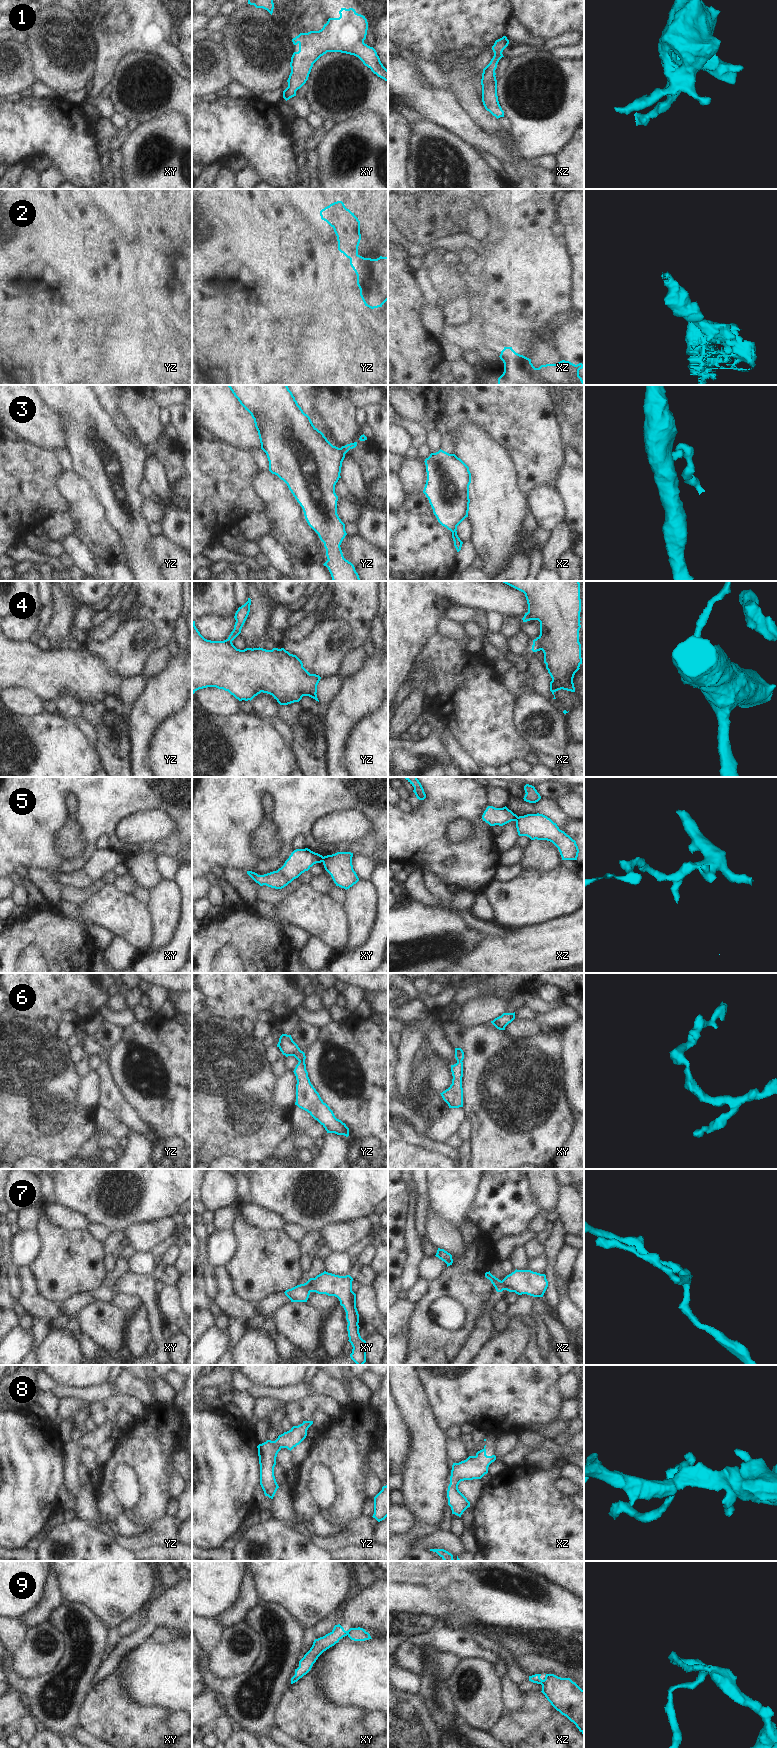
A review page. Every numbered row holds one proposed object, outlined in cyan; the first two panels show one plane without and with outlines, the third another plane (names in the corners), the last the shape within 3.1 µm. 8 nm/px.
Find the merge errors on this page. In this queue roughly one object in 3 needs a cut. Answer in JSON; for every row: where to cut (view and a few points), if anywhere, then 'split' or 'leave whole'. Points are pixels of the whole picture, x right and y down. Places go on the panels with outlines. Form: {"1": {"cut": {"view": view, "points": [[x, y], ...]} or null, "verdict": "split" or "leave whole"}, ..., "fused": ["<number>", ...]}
{"1": {"cut": null, "verdict": "leave whole"}, "2": {"cut": null, "verdict": "leave whole"}, "3": {"cut": null, "verdict": "leave whole"}, "4": {"cut": {"view": "yz", "points": [[228, 638], [231, 641]]}, "verdict": "split"}, "5": {"cut": {"view": "xy", "points": [[323, 857], [321, 861]]}, "verdict": "split"}, "6": {"cut": null, "verdict": "leave whole"}, "7": {"cut": null, "verdict": "leave whole"}, "8": {"cut": null, "verdict": "leave whole"}, "9": {"cut": {"view": "xy", "points": [[351, 1628], [347, 1634]]}, "verdict": "split"}, "fused": ["4", "5", "9"]}

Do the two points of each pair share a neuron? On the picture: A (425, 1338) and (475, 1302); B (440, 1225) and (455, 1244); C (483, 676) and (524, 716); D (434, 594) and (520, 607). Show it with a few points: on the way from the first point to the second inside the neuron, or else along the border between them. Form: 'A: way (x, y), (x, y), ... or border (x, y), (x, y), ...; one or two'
A: way (442, 1338), (458, 1338), (470, 1326), (472, 1319); one
B: way (441, 1230), (450, 1239); one
C: border (513, 698), (514, 730); two
D: way (455, 594), (491, 594), (499, 597); one

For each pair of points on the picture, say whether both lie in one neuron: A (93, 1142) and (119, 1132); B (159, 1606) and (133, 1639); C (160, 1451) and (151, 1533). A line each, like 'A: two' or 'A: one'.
A: two
B: one
C: two

